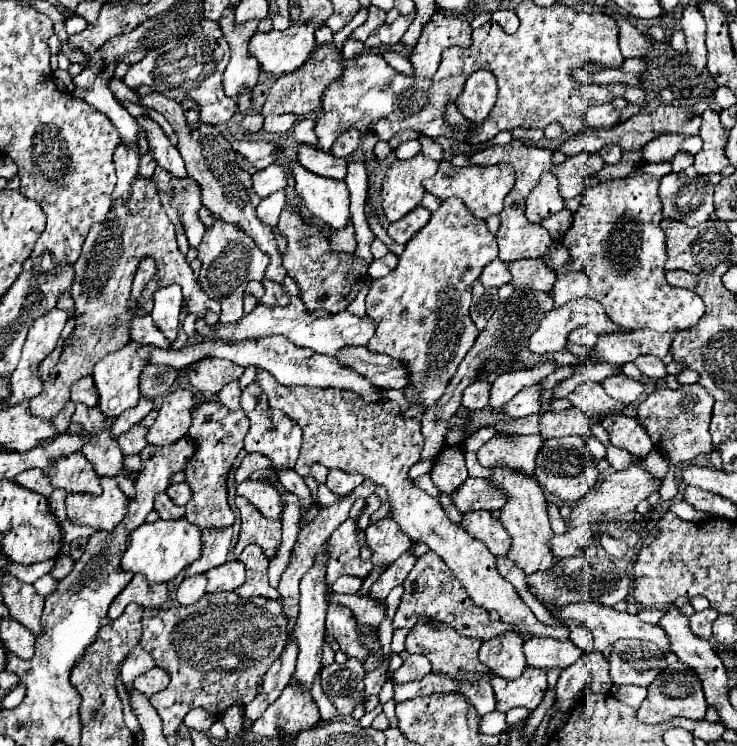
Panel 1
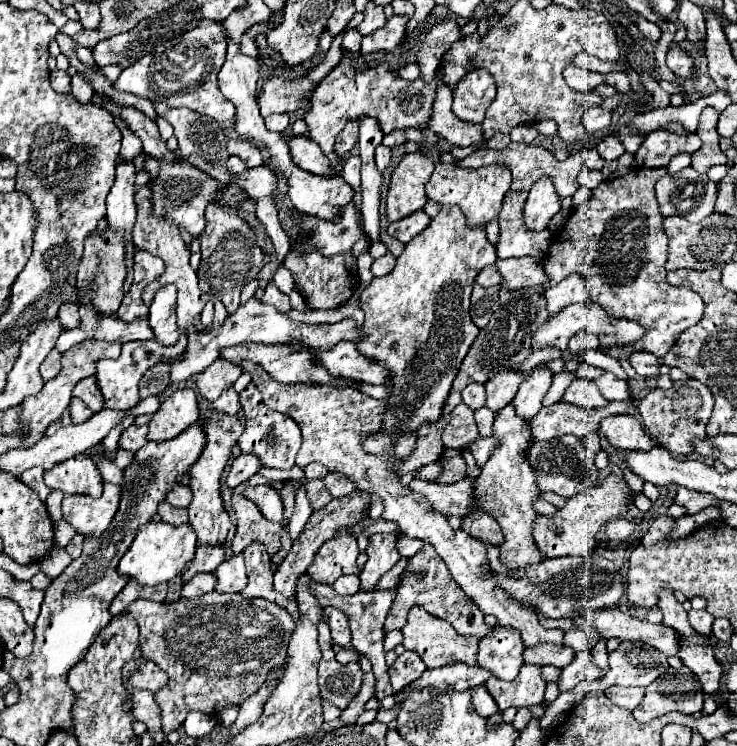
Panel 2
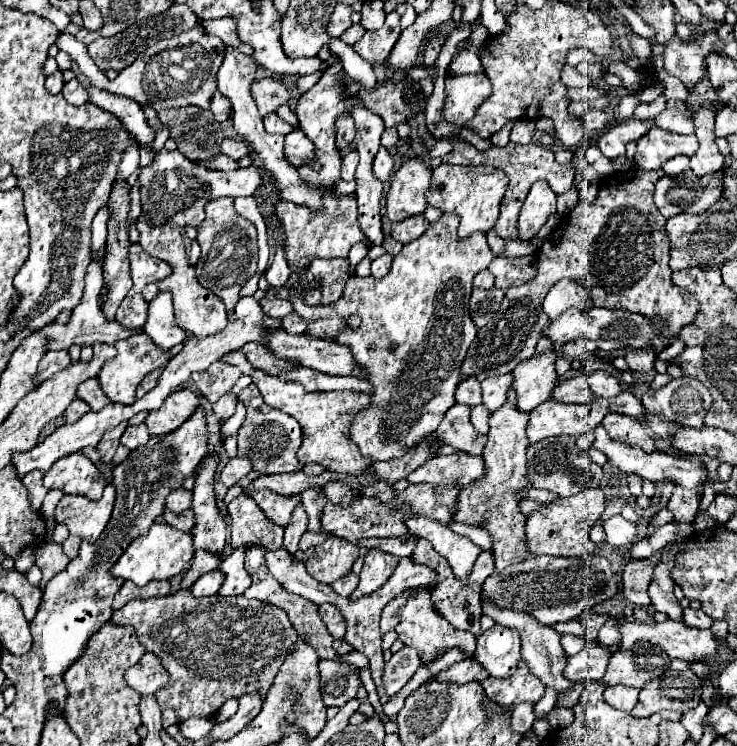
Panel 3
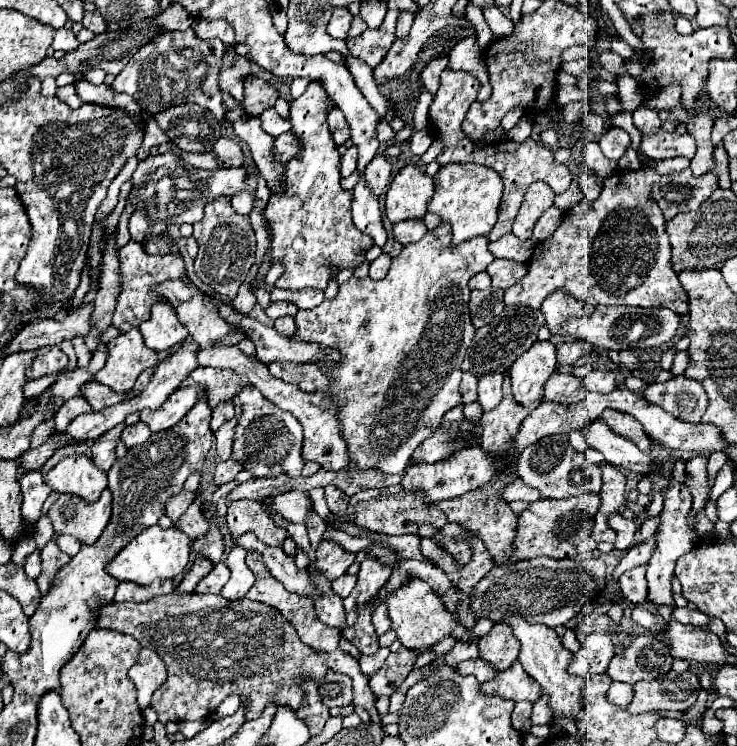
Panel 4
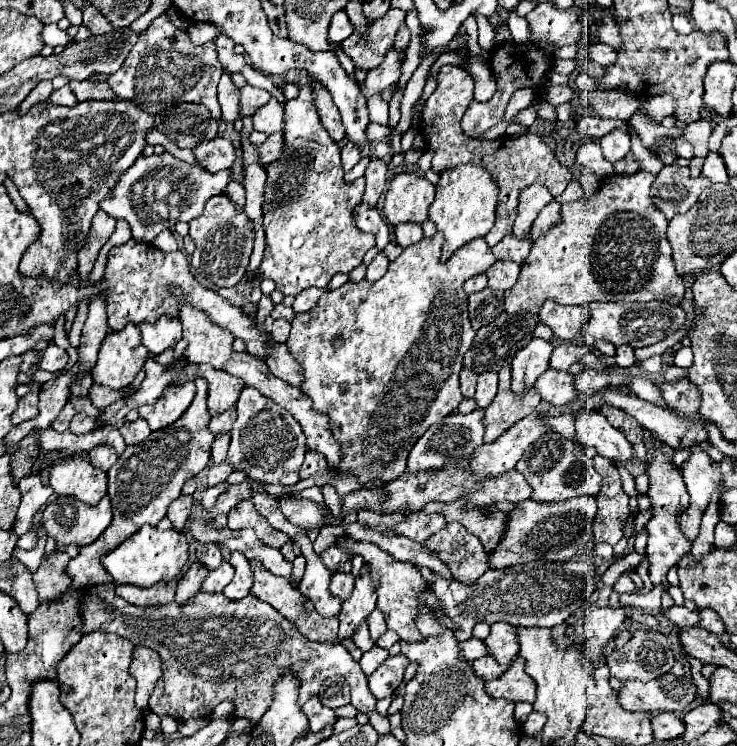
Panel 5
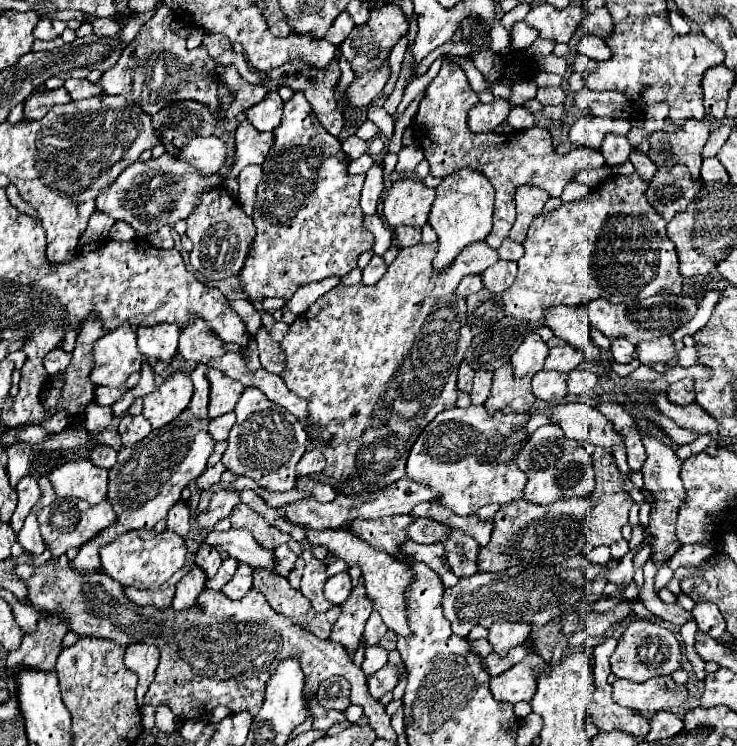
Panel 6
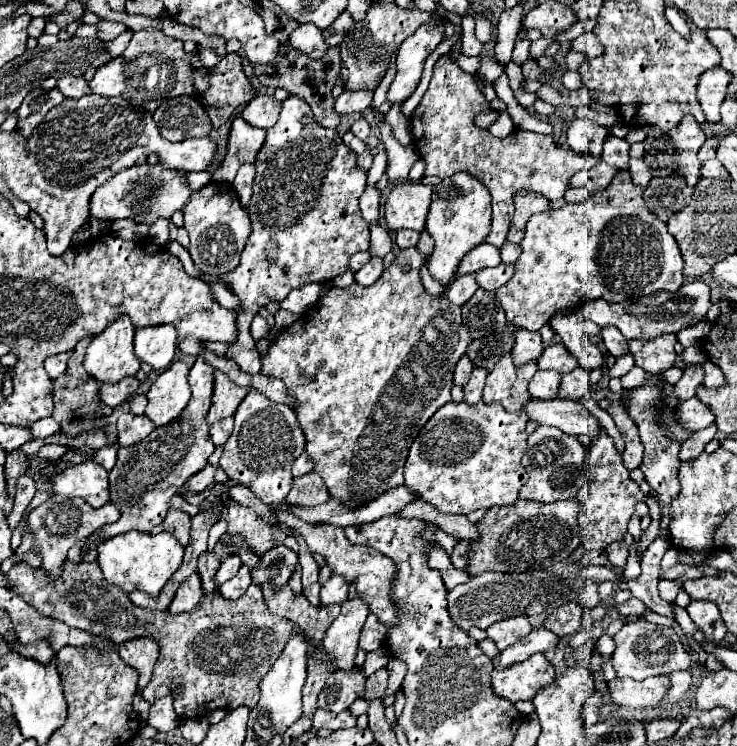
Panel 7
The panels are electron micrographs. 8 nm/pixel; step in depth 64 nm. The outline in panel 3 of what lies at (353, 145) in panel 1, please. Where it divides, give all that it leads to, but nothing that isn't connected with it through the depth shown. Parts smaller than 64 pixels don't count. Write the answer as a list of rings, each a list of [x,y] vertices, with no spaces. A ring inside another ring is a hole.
[[[340,116],[340,118],[336,120],[336,146],[338,146],[340,150],[348,148],[348,146],[354,142],[354,136],[356,136],[354,120]]]

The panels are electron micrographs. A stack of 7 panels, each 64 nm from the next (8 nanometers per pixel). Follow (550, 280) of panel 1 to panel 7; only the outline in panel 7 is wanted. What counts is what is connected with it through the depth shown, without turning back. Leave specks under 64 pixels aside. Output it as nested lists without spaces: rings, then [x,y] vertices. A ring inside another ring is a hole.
[[[498,264],[494,268],[484,268],[480,272],[476,272],[476,282],[484,288],[484,290],[498,290],[502,288],[514,274],[514,266],[512,264]]]

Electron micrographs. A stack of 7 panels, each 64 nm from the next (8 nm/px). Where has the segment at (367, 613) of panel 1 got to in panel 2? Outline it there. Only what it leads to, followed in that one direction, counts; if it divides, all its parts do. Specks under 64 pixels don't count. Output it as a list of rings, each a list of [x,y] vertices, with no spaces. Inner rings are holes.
[[[308,574],[300,576],[298,584],[302,584],[302,582],[312,584],[312,592],[316,592],[316,596],[318,596],[322,606],[336,606],[336,608],[340,608],[348,616],[354,648],[360,654],[364,654],[364,656],[368,656],[372,660],[372,672],[376,676],[376,698],[384,700],[386,696],[392,696],[394,692],[392,692],[392,684],[390,684],[390,678],[388,678],[388,666],[384,662],[384,620],[386,620],[386,616],[390,612],[390,604],[394,600],[396,588],[384,590],[384,592],[364,592],[364,590],[360,590],[360,592],[352,594],[352,596],[338,596],[332,586],[310,582]]]

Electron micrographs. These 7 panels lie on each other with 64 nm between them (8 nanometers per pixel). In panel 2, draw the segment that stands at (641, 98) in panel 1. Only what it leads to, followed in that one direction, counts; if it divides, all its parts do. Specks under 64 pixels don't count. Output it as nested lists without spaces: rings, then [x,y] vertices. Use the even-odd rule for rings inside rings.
[[[611,72],[605,74],[606,83],[615,86],[623,94],[628,94],[632,92],[628,76],[625,72]],[[621,85],[621,86],[620,86]]]

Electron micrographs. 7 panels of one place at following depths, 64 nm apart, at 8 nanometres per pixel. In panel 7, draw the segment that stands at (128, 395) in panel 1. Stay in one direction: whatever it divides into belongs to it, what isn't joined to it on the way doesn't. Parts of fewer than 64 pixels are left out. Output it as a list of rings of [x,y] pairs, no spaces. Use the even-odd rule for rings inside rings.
[[[120,316],[92,340],[84,358],[86,372],[104,384],[118,384],[122,378],[140,370],[134,354],[134,326],[128,316]]]

